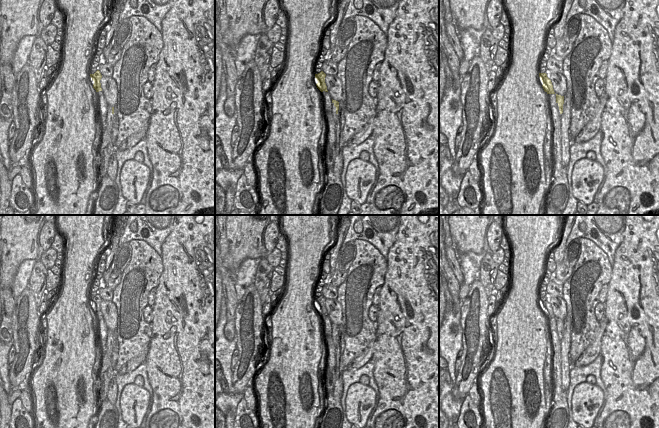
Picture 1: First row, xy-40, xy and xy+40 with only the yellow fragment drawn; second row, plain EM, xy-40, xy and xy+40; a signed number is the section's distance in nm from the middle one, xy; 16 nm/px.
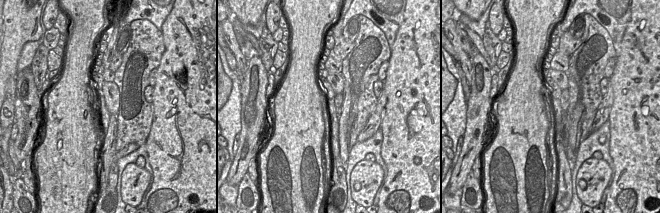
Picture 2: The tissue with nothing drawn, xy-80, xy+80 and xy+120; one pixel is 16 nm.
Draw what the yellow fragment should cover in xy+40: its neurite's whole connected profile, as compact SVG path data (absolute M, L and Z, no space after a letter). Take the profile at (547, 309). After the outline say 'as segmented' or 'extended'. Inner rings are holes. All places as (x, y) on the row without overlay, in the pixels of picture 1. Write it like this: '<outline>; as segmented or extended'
M539 297L539 301L543 306L543 313L547 318L555 318L551 304L547 301L546 297Z; as segmented

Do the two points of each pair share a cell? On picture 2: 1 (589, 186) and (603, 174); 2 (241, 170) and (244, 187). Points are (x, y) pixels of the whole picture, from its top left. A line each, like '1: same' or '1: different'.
1: same
2: different

